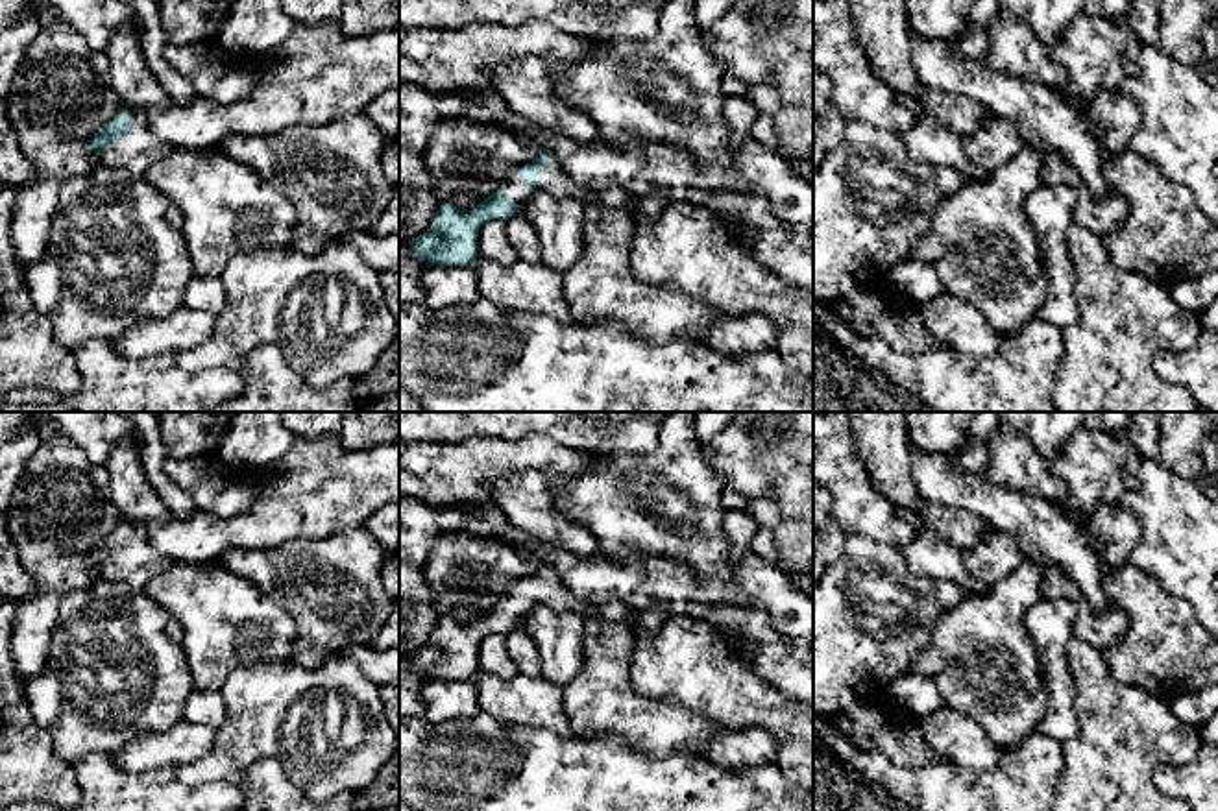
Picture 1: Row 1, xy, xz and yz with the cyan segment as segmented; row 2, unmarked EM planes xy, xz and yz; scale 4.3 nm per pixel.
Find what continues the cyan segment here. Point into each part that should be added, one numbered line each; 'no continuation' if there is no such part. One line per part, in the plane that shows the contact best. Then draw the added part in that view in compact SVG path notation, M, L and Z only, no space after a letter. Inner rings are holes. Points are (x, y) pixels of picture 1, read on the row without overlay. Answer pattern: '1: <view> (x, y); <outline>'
1: xy (139, 562); M131 523L128 532L135 534L137 539L128 543L124 552L105 562L100 573L107 582L126 582L135 589L144 589L153 576L172 563L172 560L164 558L152 545L144 525Z

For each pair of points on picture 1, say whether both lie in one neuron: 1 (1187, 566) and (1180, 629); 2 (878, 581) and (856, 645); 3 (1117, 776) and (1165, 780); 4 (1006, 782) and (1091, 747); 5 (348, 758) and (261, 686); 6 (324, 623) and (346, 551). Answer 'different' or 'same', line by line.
1: different
2: same
3: different
4: different
5: same
6: same

